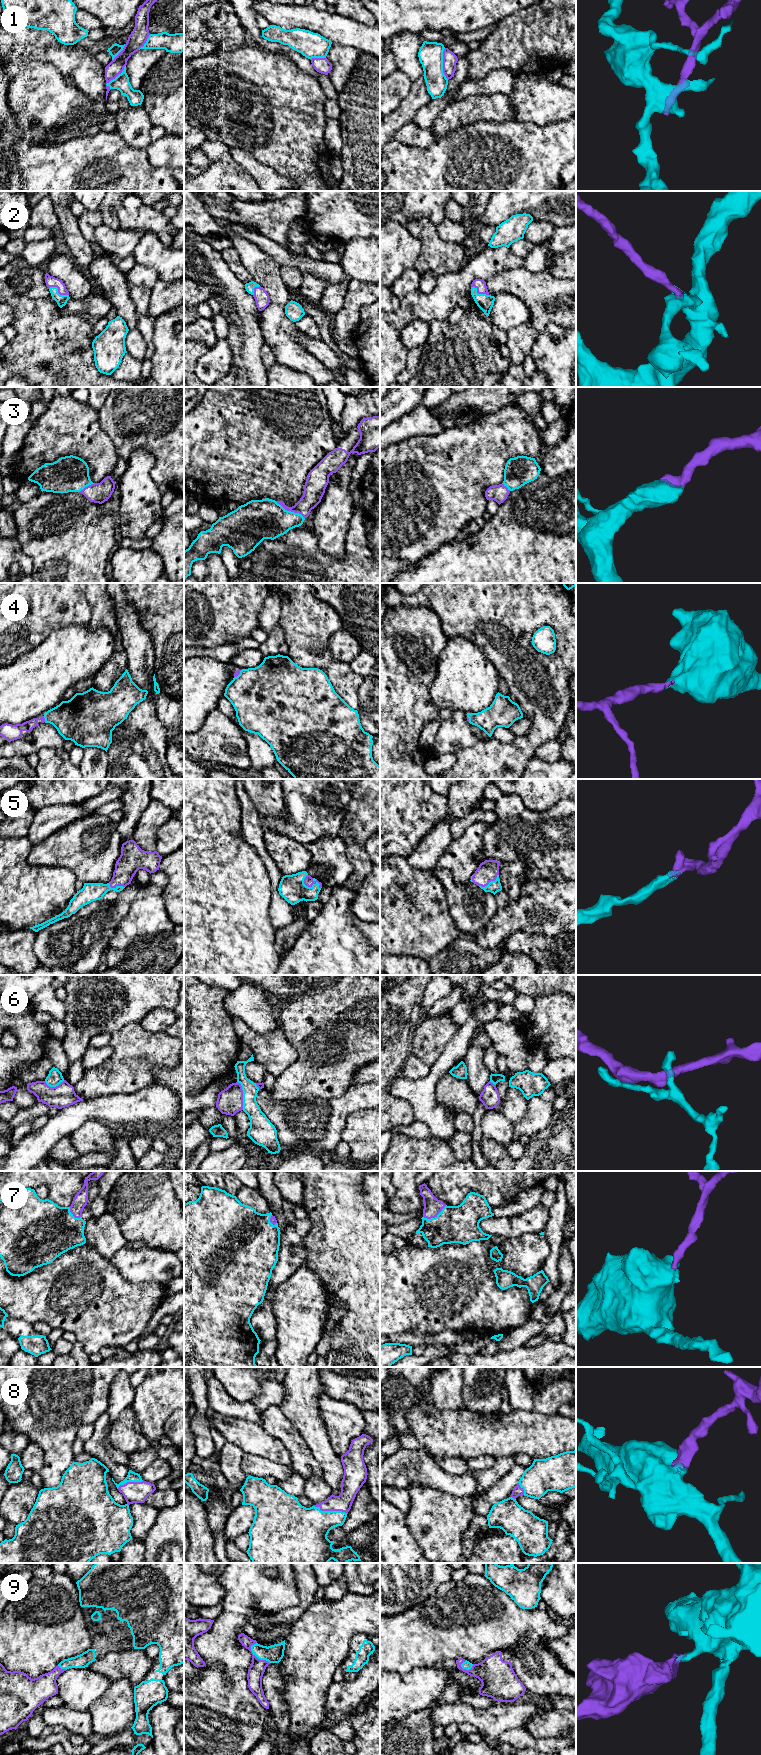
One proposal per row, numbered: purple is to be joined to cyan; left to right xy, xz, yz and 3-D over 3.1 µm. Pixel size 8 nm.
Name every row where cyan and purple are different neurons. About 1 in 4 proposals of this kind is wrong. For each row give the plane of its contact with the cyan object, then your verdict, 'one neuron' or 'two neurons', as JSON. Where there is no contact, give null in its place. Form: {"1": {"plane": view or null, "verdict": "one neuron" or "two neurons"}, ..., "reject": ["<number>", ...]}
{"1": {"plane": "yz", "verdict": "two neurons"}, "2": {"plane": "xy", "verdict": "one neuron"}, "3": {"plane": "xz", "verdict": "one neuron"}, "4": {"plane": "xz", "verdict": "one neuron"}, "5": {"plane": "xz", "verdict": "one neuron"}, "6": {"plane": "xz", "verdict": "two neurons"}, "7": {"plane": "yz", "verdict": "one neuron"}, "8": {"plane": "xz", "verdict": "one neuron"}, "9": {"plane": "xz", "verdict": "one neuron"}, "reject": ["1", "6"]}

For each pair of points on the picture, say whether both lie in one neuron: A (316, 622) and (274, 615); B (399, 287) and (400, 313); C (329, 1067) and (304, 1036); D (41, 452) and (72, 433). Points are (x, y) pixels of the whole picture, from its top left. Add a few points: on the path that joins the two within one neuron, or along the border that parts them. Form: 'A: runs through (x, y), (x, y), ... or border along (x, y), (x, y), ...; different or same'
A: border along (276, 593), (280, 600), (279, 622); different
B: border along (418, 289), (408, 292), (401, 299); different
C: runs through (327, 1059), (312, 1044); same
D: runs through (49, 444), (60, 433), (64, 433); same

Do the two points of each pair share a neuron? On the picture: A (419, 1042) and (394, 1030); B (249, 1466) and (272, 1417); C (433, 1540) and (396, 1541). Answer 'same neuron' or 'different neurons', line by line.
A: different neurons
B: different neurons
C: different neurons

